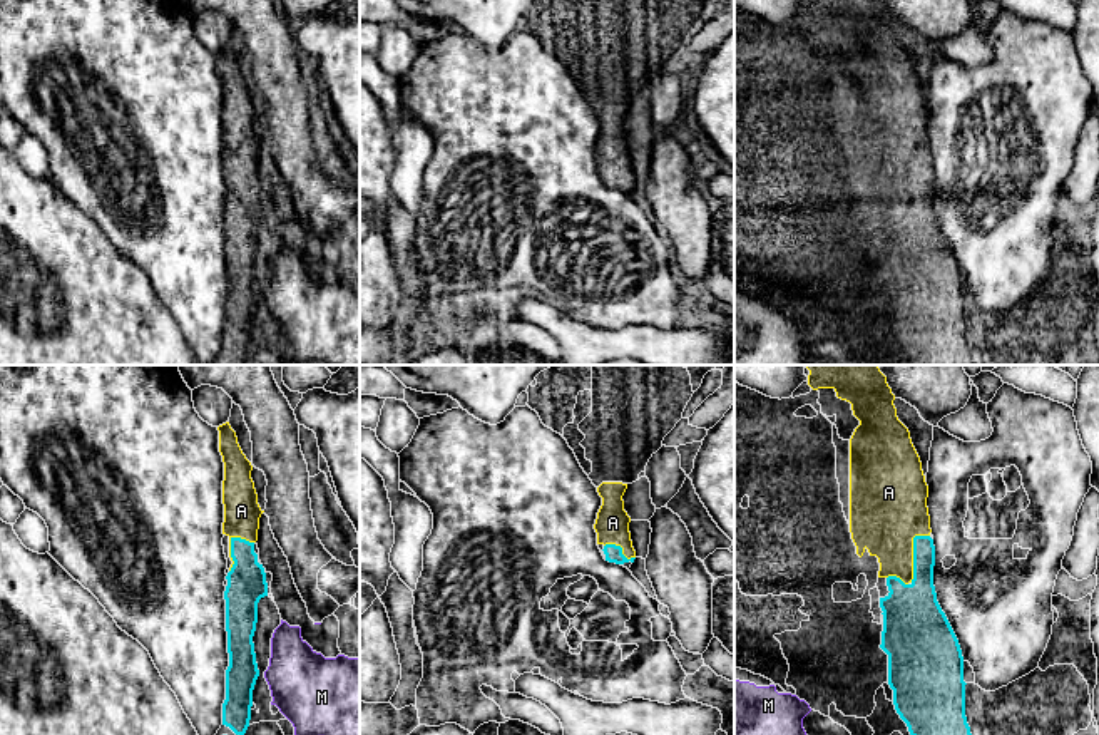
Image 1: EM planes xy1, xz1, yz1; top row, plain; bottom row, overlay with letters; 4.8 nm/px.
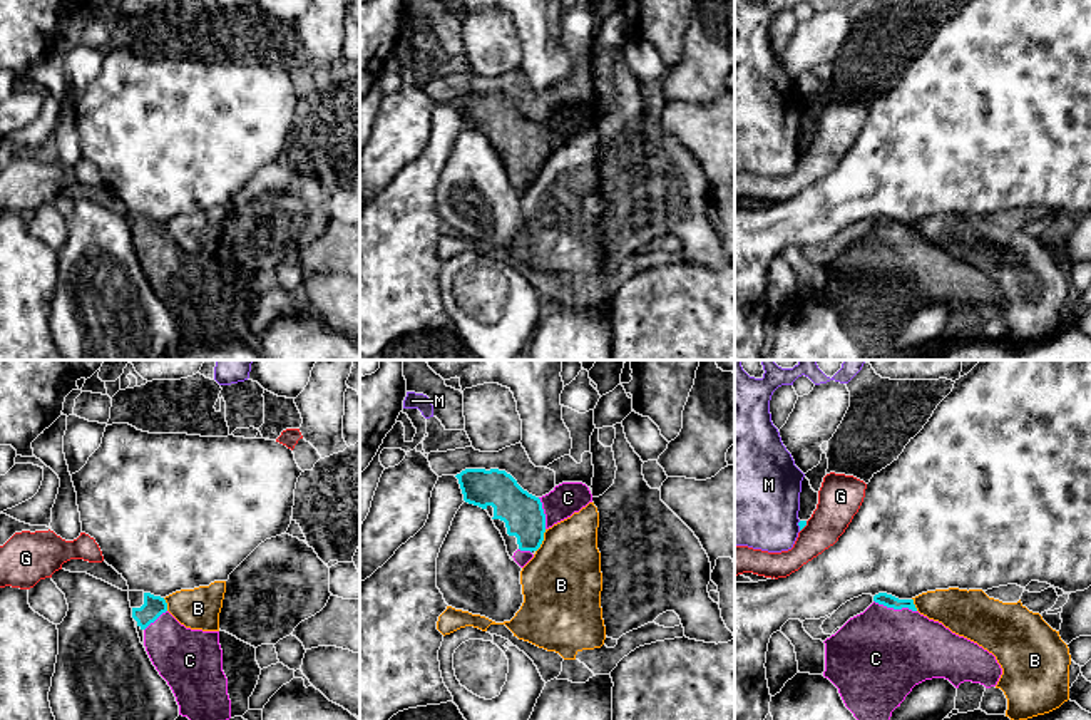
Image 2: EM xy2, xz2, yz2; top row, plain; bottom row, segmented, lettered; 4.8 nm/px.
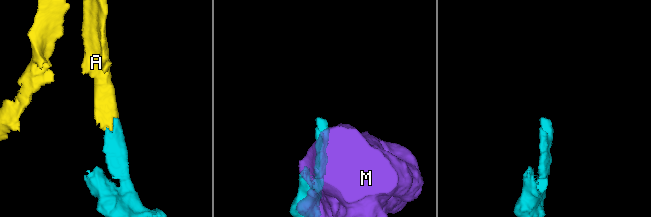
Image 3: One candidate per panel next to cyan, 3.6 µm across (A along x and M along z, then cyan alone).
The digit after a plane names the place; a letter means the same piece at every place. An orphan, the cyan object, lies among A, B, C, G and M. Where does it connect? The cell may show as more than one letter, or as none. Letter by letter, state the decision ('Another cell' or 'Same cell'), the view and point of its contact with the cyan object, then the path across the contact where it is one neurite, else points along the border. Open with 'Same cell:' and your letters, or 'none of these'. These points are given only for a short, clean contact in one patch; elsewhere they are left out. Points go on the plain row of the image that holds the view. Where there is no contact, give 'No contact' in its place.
Same cell: A, C
A: Same cell. Touches cyan at yz1 (914, 178). Path across: yz1 (915, 230), (917, 193), (914, 178), (900, 164), (889, 133)
B: Another cell. Touches cyan at xz2 (542, 164). Boundary: xz2 (546, 154), (544, 164), (536, 176)
C: Same cell. Touches cyan at yz2 (896, 233). Path across: yz2 (882, 223), (896, 233), (891, 262), (877, 282)
G: Another cell. Touches cyan at yz2 (805, 149)
M: Another cell. Touches cyan at yz2 (799, 149)

